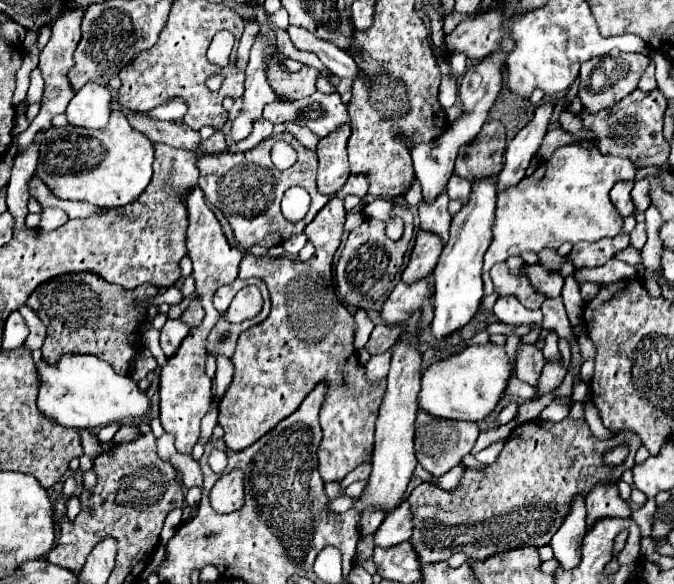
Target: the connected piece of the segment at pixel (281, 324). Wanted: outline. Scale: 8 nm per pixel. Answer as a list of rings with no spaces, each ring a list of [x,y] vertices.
[[[345,125],[323,137],[317,145],[317,187],[331,199],[305,227],[307,239],[315,245],[315,255],[307,263],[301,263],[287,256],[263,256],[267,249],[251,247],[251,255],[245,255],[239,265],[239,279],[259,277],[265,281],[271,295],[271,313],[263,323],[253,325],[239,335],[237,349],[231,357],[231,361],[235,361],[235,375],[218,404],[218,424],[225,433],[223,440],[237,453],[253,445],[253,441],[259,441],[279,421],[297,411],[299,403],[319,381],[327,381],[329,391],[324,401],[324,420],[320,420],[323,438],[317,451],[318,471],[325,483],[341,481],[357,465],[369,463],[375,419],[387,389],[385,381],[379,385],[369,385],[365,381],[353,347],[353,315],[339,303],[331,283],[331,261],[341,243],[345,221],[343,201],[335,193],[349,177],[345,151],[349,135],[351,127]]]

